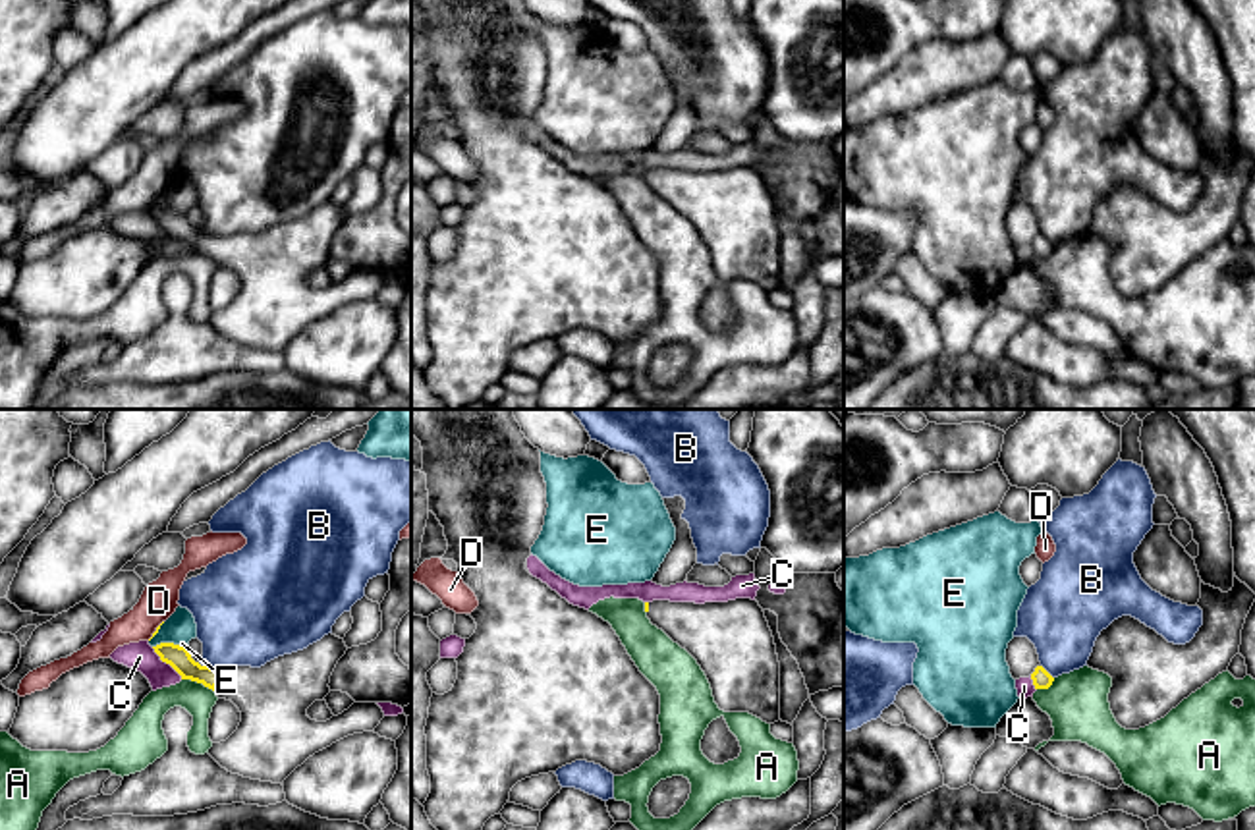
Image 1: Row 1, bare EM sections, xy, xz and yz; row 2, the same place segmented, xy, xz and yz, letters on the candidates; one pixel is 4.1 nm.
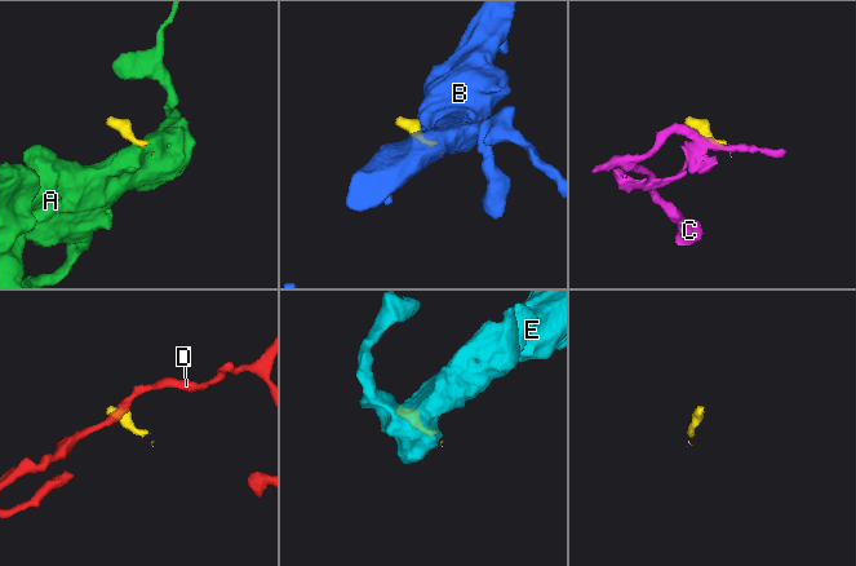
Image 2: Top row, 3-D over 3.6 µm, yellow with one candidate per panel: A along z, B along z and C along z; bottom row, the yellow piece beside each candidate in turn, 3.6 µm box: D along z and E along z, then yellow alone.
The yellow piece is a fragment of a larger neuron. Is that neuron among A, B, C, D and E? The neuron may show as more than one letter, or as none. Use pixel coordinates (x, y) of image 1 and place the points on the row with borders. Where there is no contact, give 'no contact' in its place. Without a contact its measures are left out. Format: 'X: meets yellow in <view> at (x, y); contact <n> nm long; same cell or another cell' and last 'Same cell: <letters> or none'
A: meets yellow in xy at (197, 682); contact 150 nm long; another cell
B: meets yellow in xy at (209, 666); contact 110 nm long; another cell
C: meets yellow in xy at (167, 663); contact 190 nm long; another cell
D: meets yellow in xy at (157, 630); contact 110 nm long; another cell
E: meets yellow in xy at (168, 643); contact 140 nm long; another cell
Same cell: none

